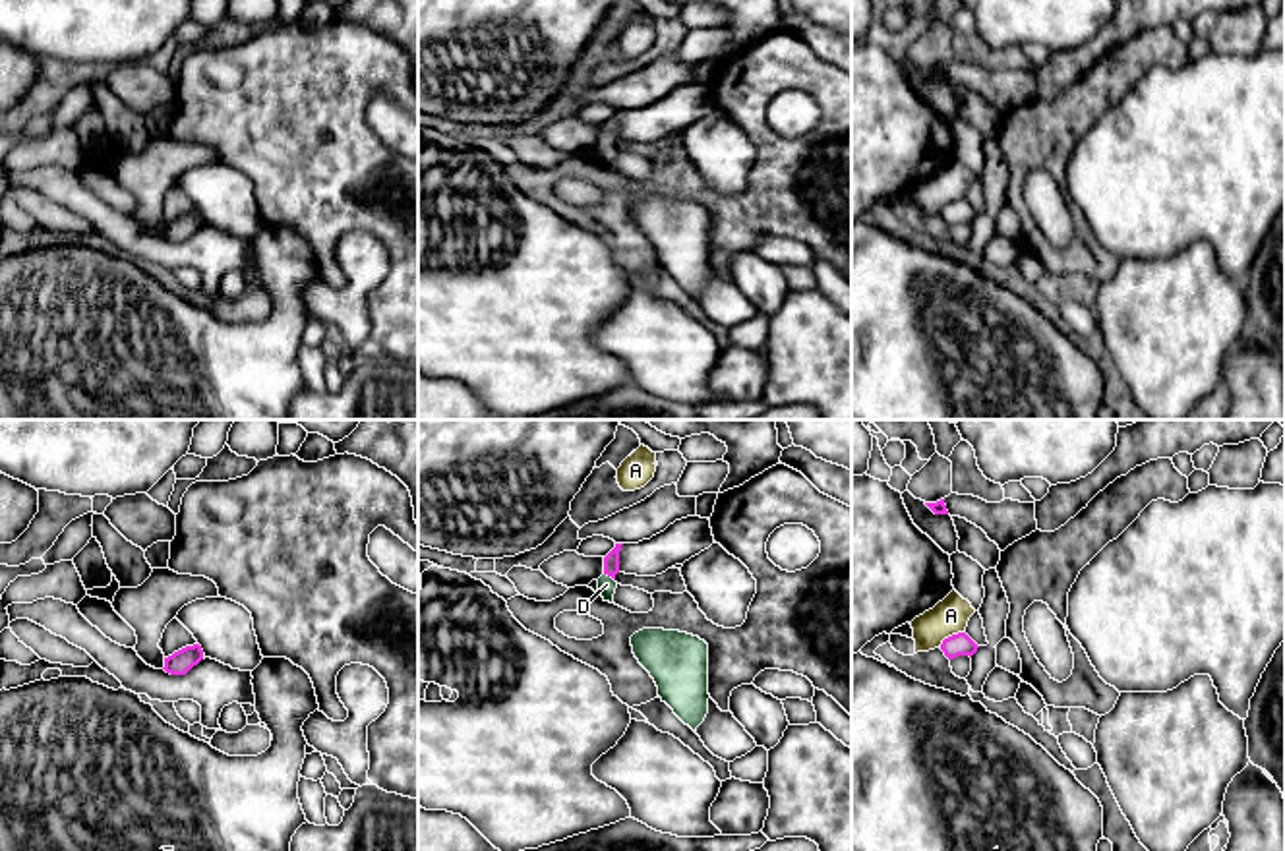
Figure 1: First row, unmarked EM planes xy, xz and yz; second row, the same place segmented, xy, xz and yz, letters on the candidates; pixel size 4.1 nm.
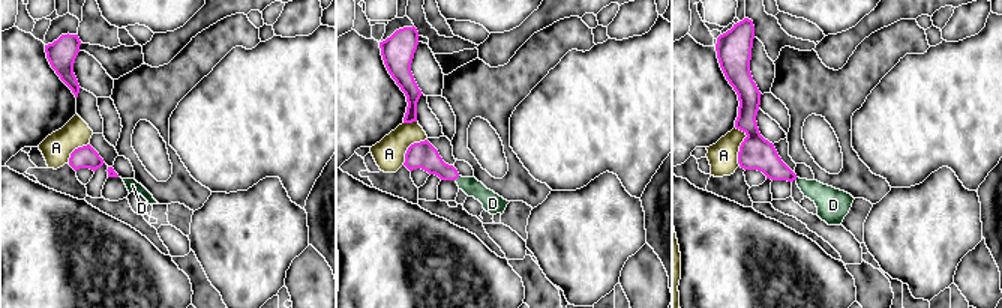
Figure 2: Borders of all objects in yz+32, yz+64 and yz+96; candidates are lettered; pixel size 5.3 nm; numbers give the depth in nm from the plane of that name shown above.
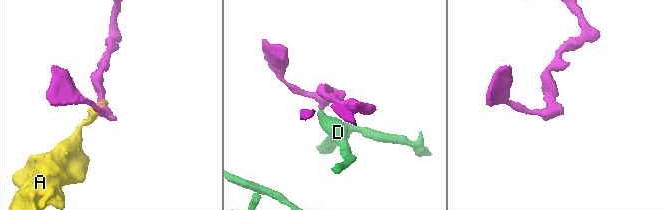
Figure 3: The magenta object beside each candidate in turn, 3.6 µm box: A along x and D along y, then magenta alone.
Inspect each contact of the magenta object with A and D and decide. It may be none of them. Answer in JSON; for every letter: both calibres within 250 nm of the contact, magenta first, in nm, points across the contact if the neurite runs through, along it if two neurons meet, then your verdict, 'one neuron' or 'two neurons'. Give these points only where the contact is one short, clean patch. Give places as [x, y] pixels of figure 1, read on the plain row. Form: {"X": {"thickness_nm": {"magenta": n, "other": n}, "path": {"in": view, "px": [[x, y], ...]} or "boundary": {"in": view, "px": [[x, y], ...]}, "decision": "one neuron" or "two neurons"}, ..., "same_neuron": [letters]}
{"A": {"thickness_nm": {"magenta": 100, "other": 150}, "boundary": {"in": "yz", "px": [[962, 198], [947, 204], [939, 213]]}, "decision": "two neurons"}, "D": {"thickness_nm": {"magenta": 60, "other": 80}, "path": {"in": "xz", "px": [[612, 126], [610, 142], [606, 151]]}, "decision": "one neuron"}, "same_neuron": ["D"]}

